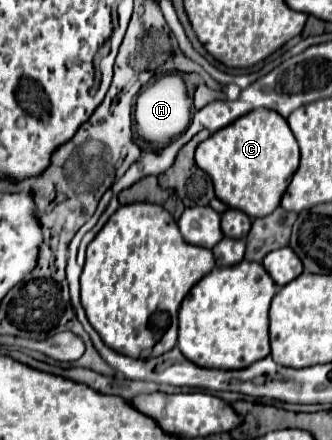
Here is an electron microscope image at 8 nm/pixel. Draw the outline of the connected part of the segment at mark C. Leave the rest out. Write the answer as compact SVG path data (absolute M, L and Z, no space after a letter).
M255 109L205 139L195 151L195 161L211 177L219 201L227 207L239 207L239 211L257 219L267 217L279 207L299 167L299 145L279 113Z

